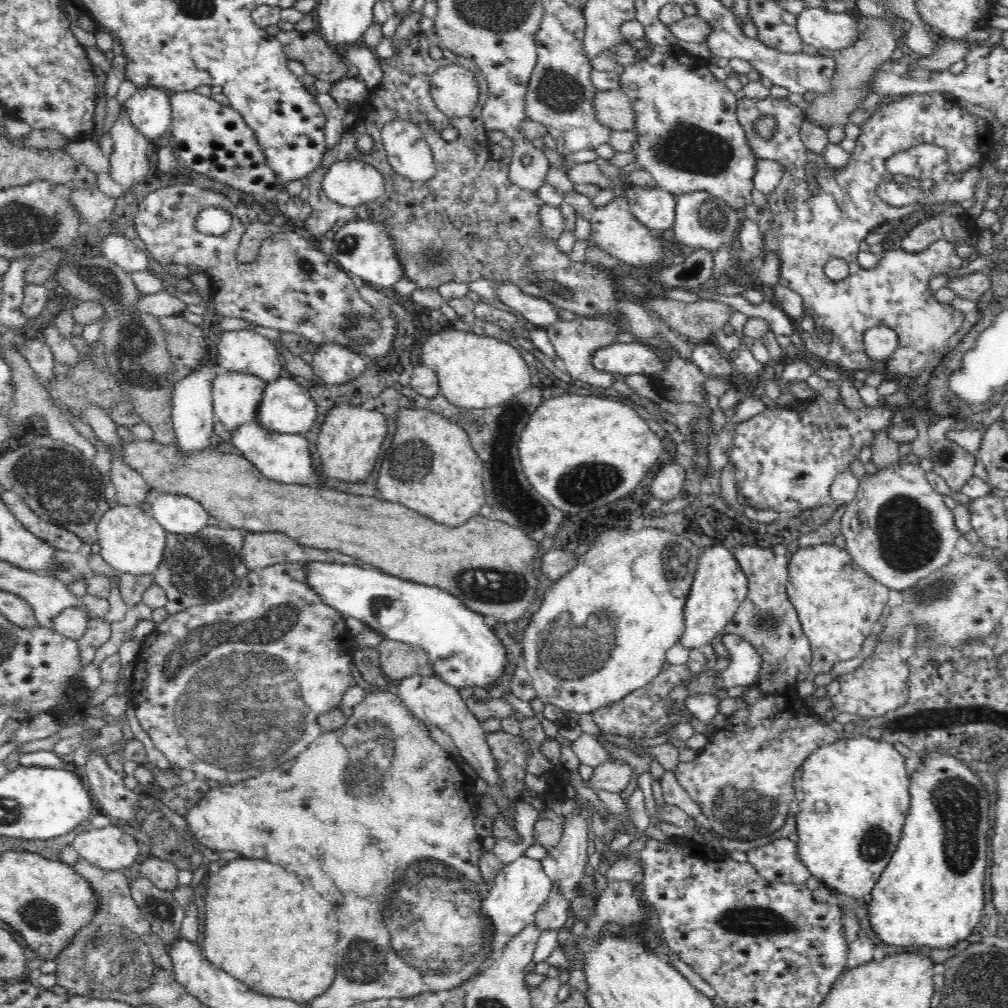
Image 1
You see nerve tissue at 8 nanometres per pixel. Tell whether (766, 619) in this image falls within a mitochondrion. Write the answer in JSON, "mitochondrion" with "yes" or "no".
{"mitochondrion":"yes"}

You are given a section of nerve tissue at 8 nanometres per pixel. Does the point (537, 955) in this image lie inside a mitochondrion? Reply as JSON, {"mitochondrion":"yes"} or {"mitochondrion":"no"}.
{"mitochondrion":"no"}

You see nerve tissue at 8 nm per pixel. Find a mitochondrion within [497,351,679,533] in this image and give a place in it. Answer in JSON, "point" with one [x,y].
{"point":[586,485]}

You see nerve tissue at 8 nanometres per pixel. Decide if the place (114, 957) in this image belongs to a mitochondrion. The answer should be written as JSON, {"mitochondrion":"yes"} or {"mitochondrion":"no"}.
{"mitochondrion":"yes"}

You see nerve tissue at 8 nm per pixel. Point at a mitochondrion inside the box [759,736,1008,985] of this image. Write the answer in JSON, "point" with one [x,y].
{"point":[960,804]}

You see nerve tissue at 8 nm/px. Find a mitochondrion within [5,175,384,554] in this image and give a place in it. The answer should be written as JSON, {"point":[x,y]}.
{"point":[59,485]}

